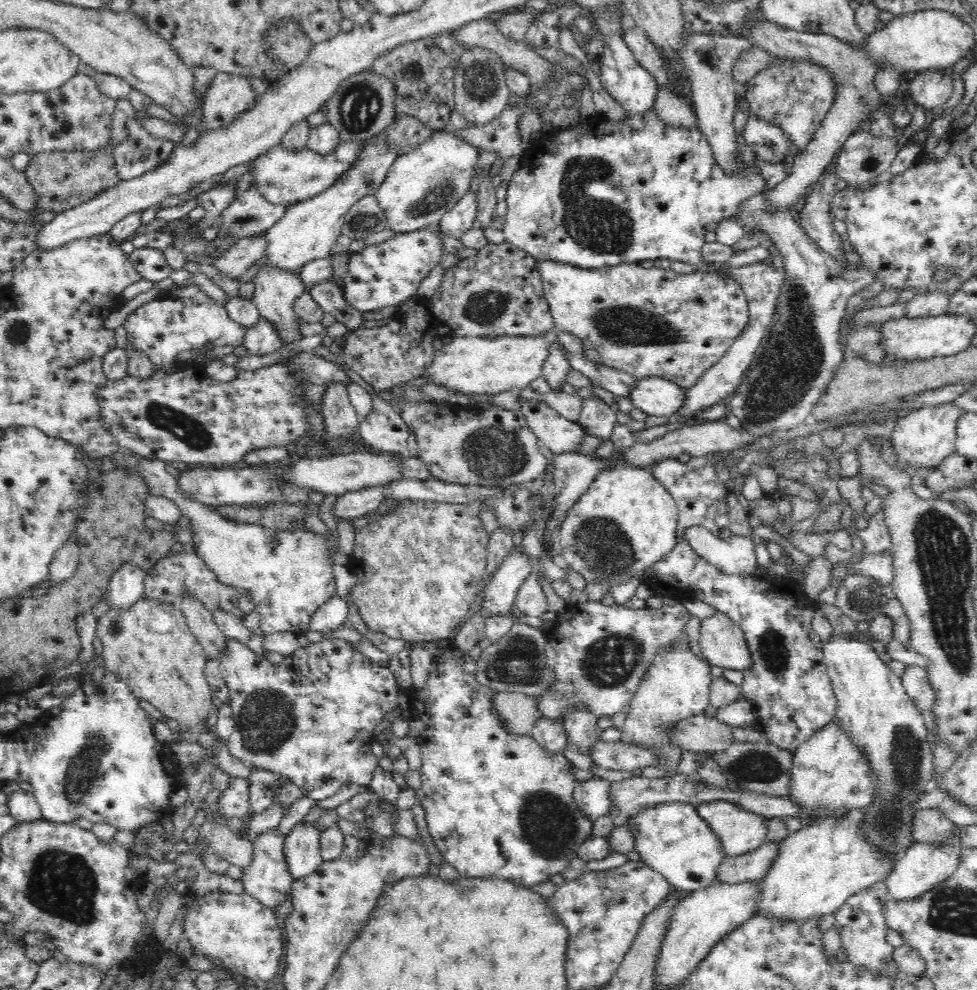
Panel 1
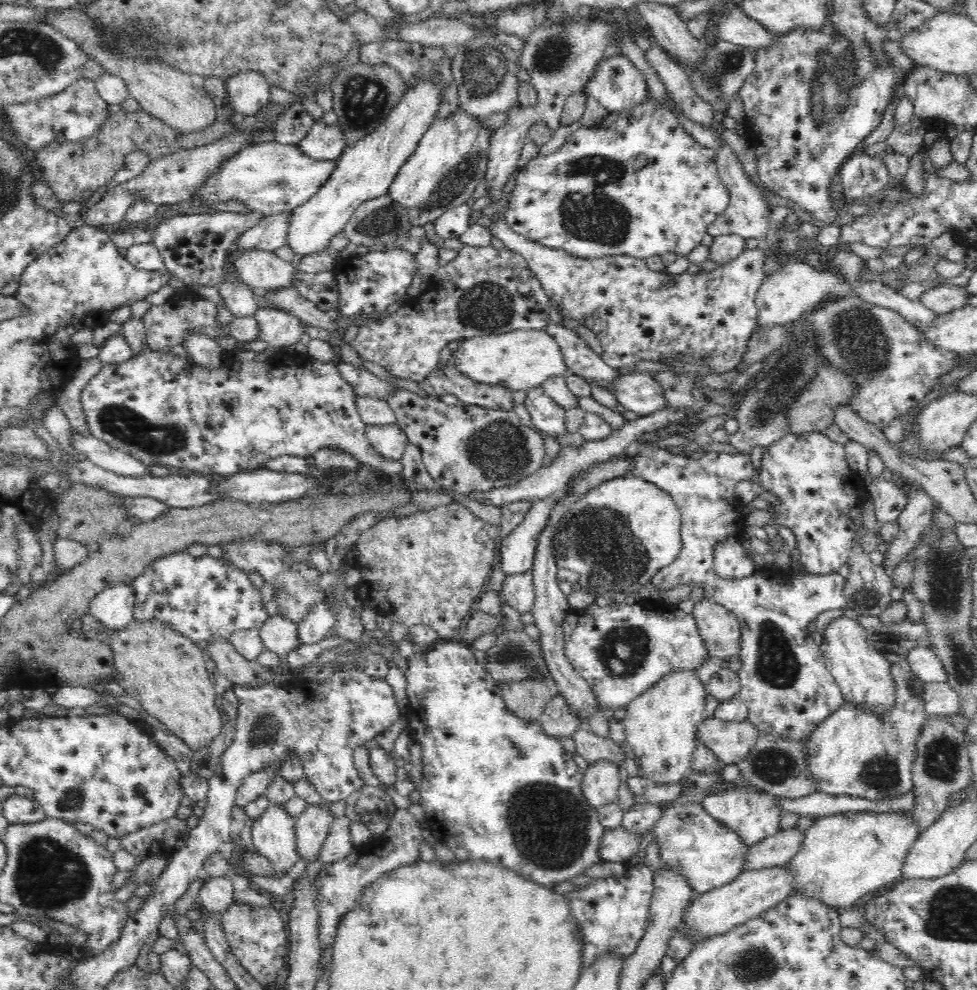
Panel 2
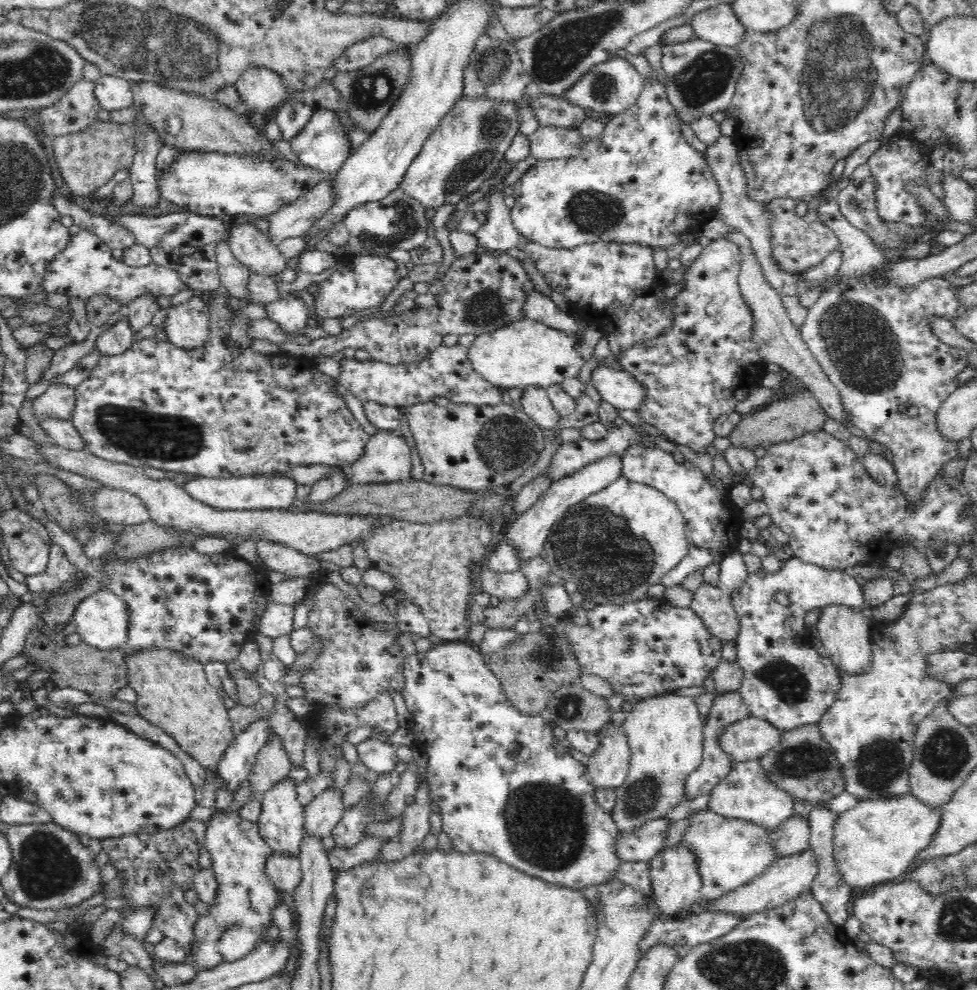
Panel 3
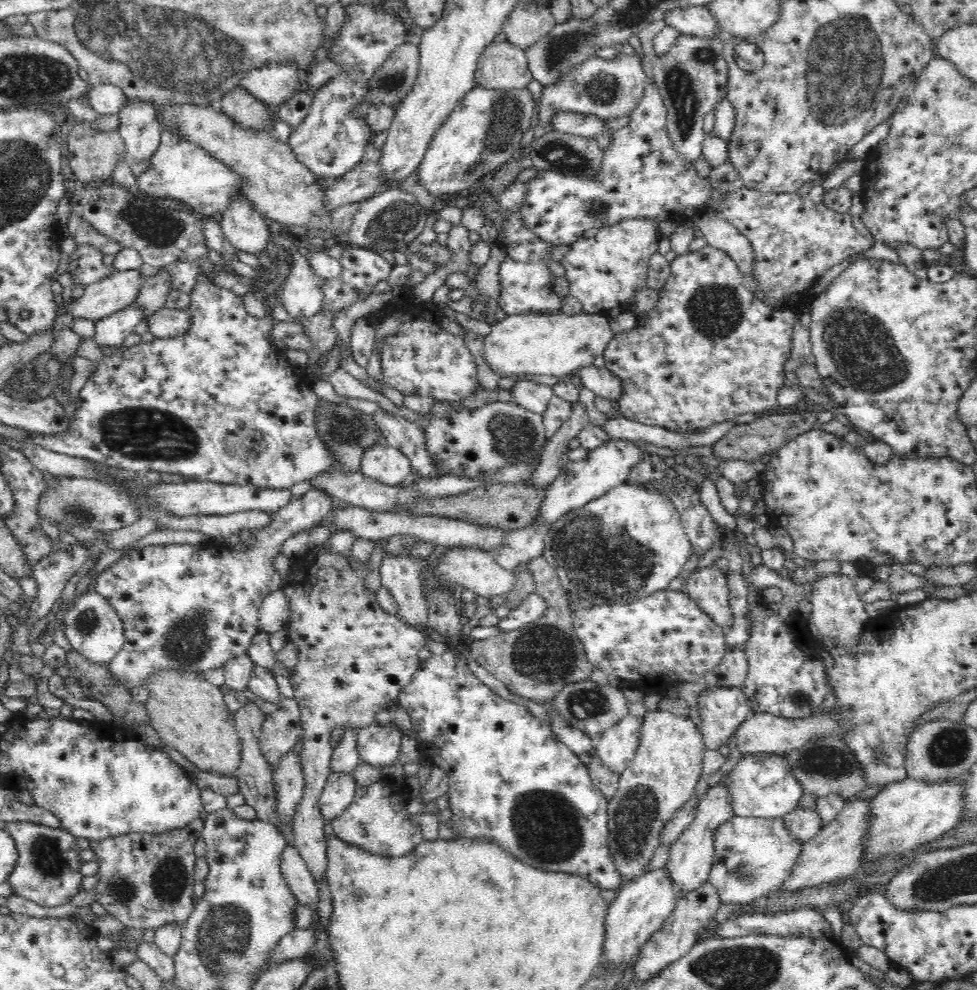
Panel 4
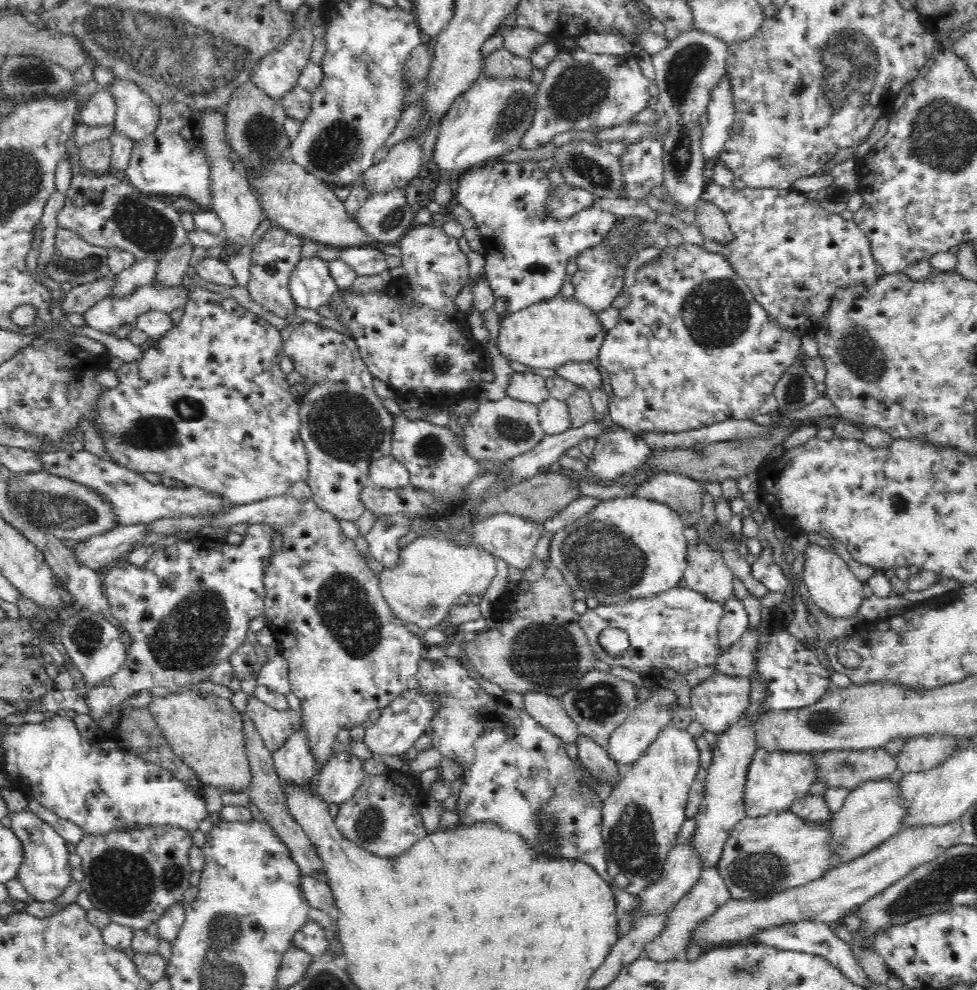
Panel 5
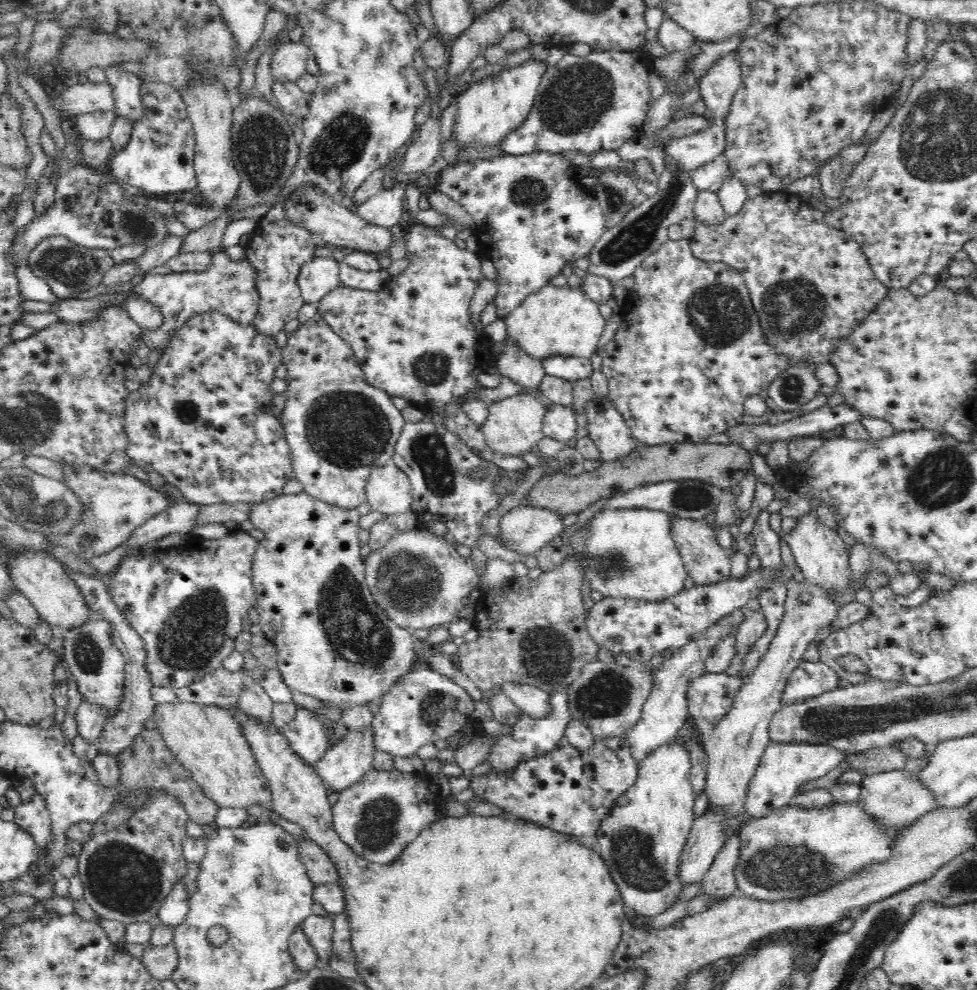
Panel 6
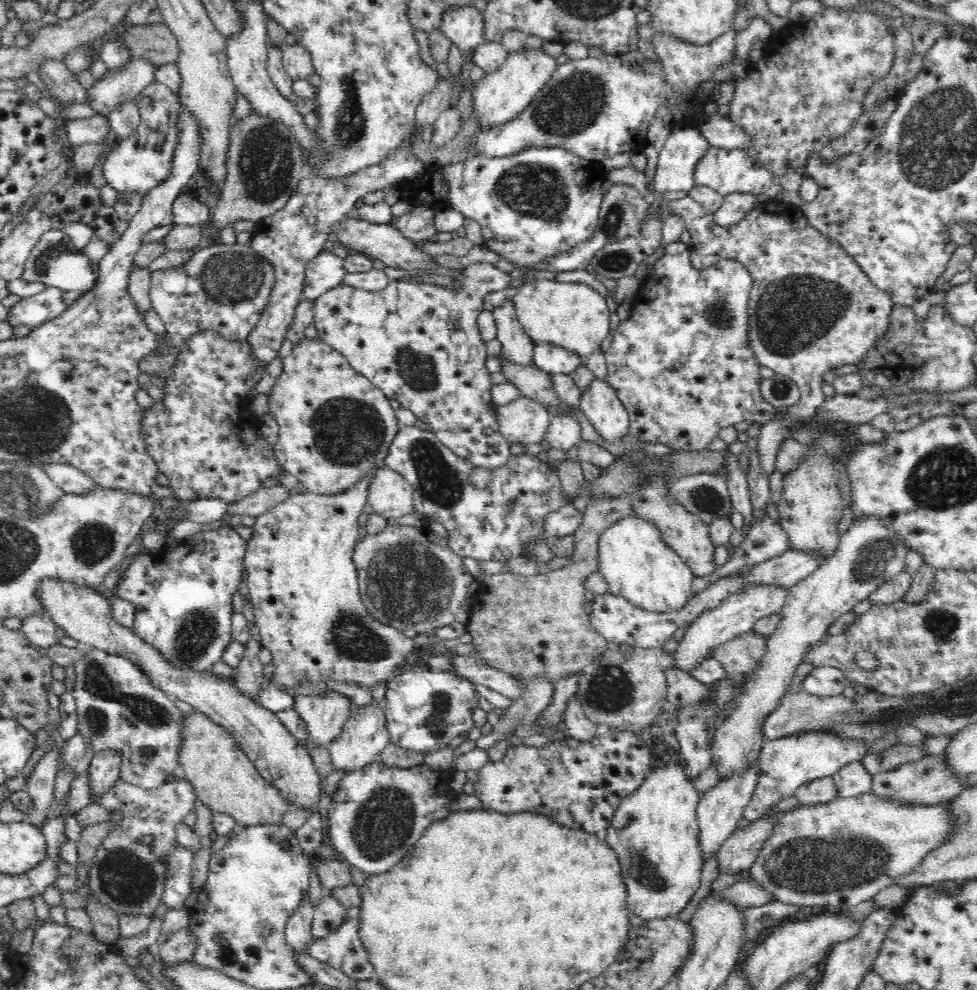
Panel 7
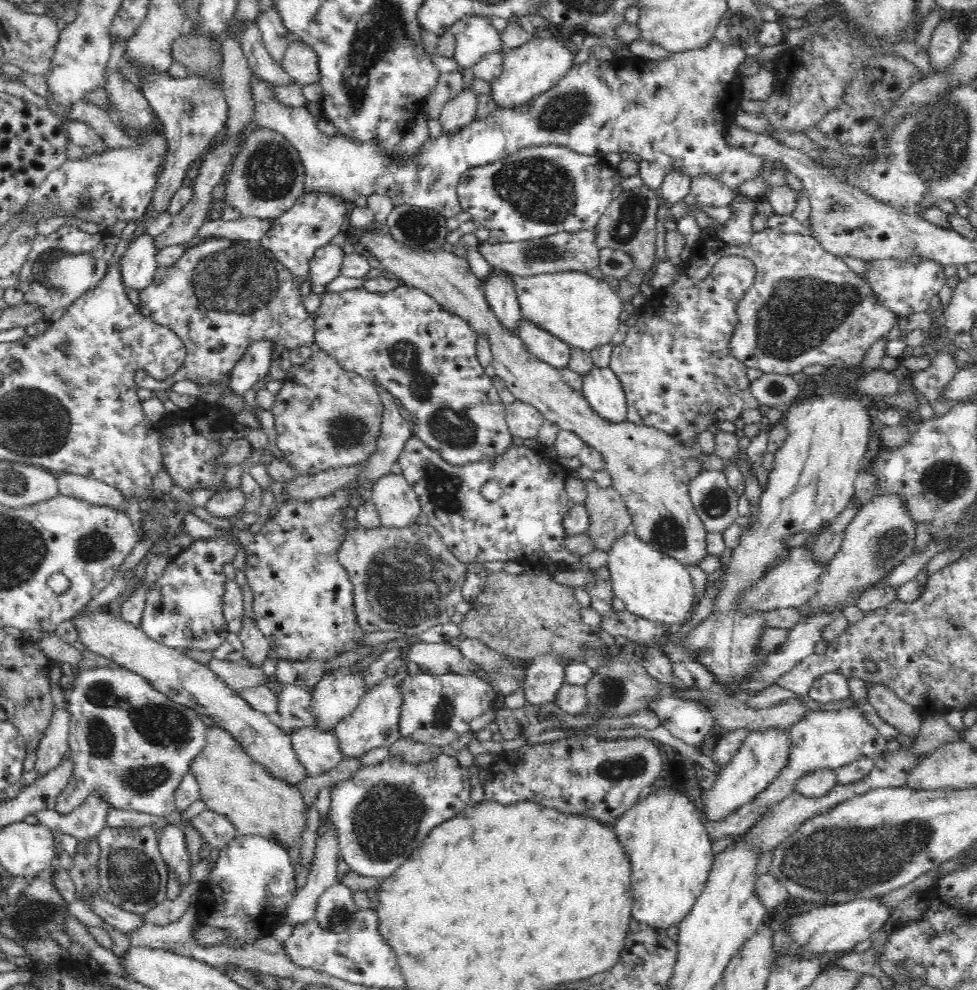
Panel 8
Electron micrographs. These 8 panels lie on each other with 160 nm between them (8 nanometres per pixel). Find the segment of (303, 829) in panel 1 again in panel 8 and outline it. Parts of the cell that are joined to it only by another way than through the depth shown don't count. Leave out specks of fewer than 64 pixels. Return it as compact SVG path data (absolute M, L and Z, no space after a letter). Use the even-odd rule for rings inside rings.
M406 662L398 668L397 674L392 677L386 677L380 680L377 686L361 699L359 706L348 716L344 716L338 724L334 733L337 738L337 748L340 749L343 758L358 758L363 756L365 752L370 752L372 748L388 748L401 738L399 733L399 708L402 704L400 697L401 680L407 675Z

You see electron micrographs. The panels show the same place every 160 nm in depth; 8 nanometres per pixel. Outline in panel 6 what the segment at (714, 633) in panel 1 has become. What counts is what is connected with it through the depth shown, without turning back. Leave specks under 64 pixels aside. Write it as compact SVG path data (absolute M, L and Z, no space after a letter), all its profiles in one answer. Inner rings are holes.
M672 516L672 536L676 541L687 574L692 578L696 587L726 583L733 578L731 574L731 557L717 541L713 526L708 525L704 519L682 520Z

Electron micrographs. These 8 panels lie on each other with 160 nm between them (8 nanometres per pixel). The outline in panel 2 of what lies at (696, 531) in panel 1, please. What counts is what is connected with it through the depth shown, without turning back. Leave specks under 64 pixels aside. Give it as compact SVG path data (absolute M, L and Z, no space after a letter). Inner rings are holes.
M741 539L716 543L713 566L720 577L728 579L747 579L756 569L752 554L742 546Z

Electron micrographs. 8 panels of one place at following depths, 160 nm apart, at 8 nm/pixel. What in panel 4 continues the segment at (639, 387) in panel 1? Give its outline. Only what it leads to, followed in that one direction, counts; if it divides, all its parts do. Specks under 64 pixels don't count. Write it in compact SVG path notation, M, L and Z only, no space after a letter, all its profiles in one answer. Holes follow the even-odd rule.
M584 366L577 371L583 386L606 400L620 400L624 396L624 381L608 367Z

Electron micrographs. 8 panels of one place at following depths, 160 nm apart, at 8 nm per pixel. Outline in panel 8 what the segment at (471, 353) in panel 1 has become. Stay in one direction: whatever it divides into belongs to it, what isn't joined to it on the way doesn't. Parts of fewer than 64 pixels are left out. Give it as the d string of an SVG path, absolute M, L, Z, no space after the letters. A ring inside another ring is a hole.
M560 271L520 277L515 275L515 291L523 318L540 330L563 340L574 349L590 353L608 344L625 314L622 299L603 279L582 271Z

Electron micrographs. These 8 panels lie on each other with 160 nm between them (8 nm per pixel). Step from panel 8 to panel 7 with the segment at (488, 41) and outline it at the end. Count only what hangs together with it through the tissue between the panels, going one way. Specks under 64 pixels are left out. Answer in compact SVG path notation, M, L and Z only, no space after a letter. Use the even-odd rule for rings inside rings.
M458 5L444 9L439 29L460 47L465 58L478 48L483 37L483 18L481 12L472 5Z

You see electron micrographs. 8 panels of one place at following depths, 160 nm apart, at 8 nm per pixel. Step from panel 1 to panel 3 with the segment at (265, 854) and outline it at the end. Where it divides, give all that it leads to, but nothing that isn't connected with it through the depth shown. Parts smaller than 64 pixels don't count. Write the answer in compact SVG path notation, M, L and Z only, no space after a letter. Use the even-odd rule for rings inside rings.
M286 776L284 780L280 780L272 790L262 796L261 815L257 820L258 830L262 841L271 848L272 853L298 857L300 846L305 840L304 806L297 801L296 785L293 779Z

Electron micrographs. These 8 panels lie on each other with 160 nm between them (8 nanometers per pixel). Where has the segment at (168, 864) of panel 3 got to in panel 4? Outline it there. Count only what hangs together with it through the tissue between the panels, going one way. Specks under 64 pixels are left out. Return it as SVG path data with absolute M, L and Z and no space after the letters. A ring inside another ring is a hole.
M198 817L184 825L184 828L177 828L163 834L130 832L128 835L90 842L95 860L99 864L96 875L100 877L100 882L94 887L94 892L107 914L117 918L128 928L156 930L164 924L177 924L183 927L195 906L194 882L197 856L194 846L203 828L204 822Z

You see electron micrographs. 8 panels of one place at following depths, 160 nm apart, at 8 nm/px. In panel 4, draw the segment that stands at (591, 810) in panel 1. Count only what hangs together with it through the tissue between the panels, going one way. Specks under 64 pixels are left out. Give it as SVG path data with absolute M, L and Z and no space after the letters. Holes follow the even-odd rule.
M628 714L595 741L592 753L600 759L604 768L621 775L629 767L636 754L641 720L641 717Z

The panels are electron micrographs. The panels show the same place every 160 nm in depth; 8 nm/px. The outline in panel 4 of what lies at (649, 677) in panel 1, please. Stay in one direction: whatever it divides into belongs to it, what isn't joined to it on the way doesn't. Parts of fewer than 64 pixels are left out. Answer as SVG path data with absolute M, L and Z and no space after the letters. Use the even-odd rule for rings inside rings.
M664 704L653 711L648 710L643 716L636 754L619 776L618 792L607 806L611 835L608 844L622 875L622 885L644 874L642 869L659 846L663 824L695 795L704 752L702 733L690 717L668 712Z

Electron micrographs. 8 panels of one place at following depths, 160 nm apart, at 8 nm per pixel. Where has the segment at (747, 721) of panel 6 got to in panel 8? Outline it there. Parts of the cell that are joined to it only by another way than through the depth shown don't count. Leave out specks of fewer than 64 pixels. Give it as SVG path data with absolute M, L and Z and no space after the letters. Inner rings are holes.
M895 494L873 496L870 501L860 506L844 529L840 550L818 578L816 594L797 608L801 620L816 617L825 611L843 612L846 607L856 605L865 591L884 581L914 553L915 532L915 524Z

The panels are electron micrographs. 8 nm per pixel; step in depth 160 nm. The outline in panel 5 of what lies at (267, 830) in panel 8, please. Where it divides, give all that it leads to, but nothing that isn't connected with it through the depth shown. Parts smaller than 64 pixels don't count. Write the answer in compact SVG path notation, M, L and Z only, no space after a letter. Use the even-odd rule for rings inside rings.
M184 685L174 687L164 698L153 699L148 708L171 749L192 768L202 784L214 786L220 792L247 790L251 772L242 732L243 715L234 708L231 700L217 694L205 696L203 690Z

